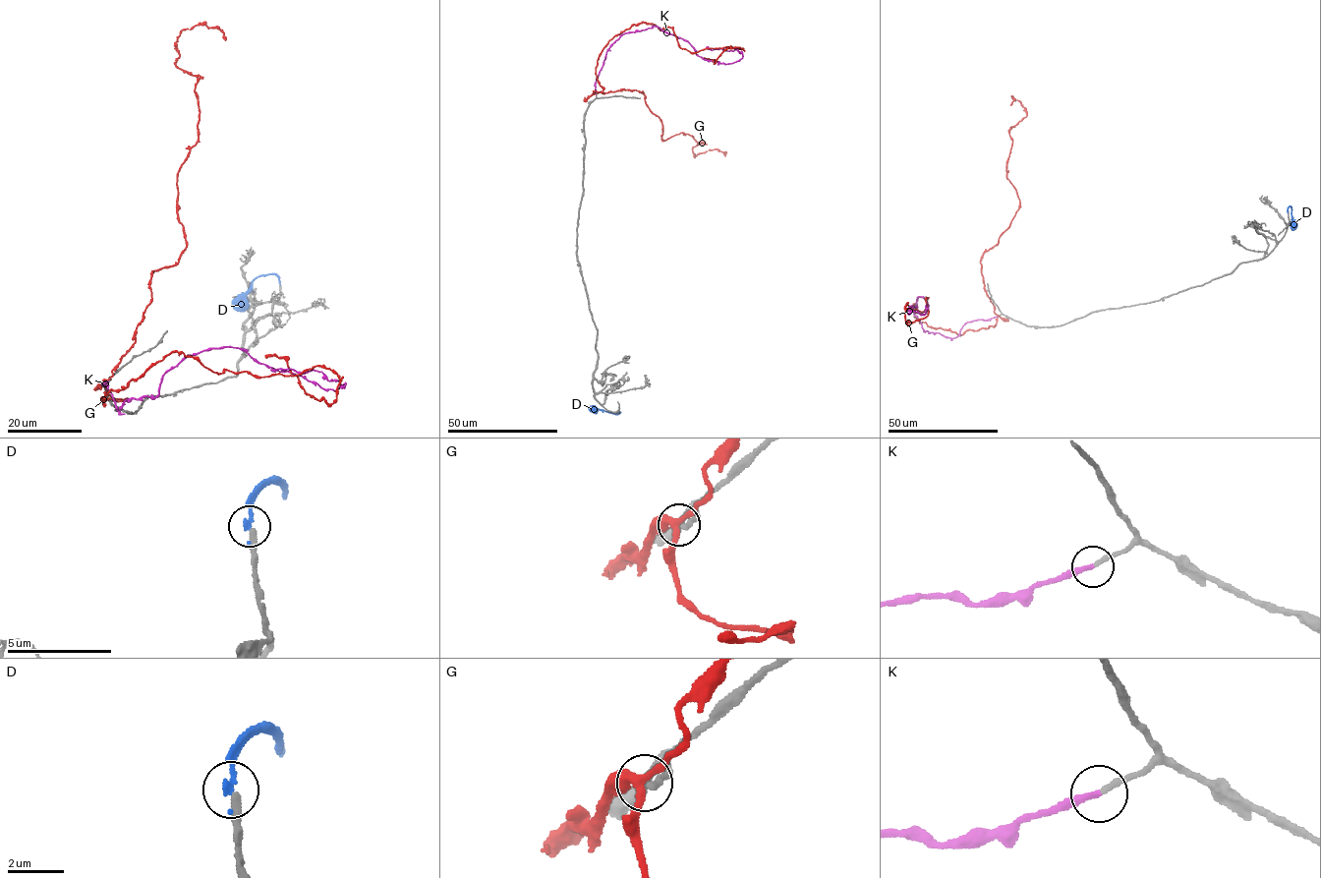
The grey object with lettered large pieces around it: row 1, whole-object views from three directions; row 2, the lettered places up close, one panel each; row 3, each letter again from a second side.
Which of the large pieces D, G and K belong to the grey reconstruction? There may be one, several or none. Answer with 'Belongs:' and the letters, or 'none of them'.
Belongs: K

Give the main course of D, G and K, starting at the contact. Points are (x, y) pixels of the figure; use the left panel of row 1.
D: (279, 282), (275, 274), (258, 275), (236, 301), (234, 310)
G: (107, 380), (126, 398), (104, 404), (181, 351), (221, 374), (329, 368), (336, 398), (307, 394), (264, 355)
K: (108, 381), (121, 409), (155, 397), (186, 357), (226, 346), (322, 387), (345, 385), (313, 370), (270, 370)

